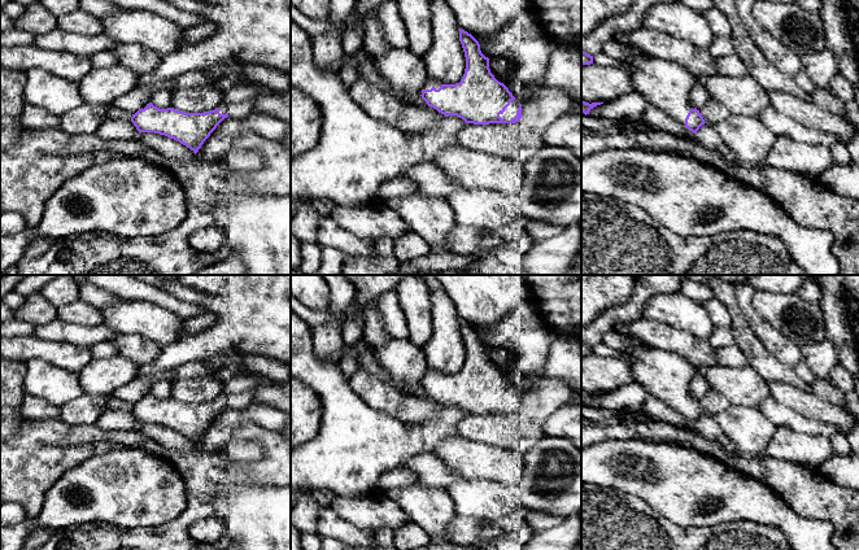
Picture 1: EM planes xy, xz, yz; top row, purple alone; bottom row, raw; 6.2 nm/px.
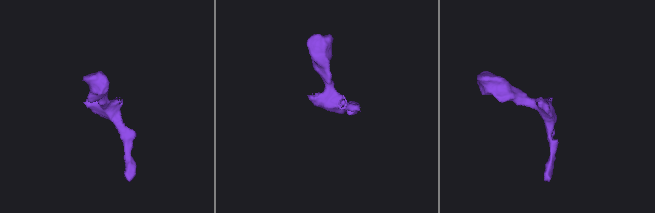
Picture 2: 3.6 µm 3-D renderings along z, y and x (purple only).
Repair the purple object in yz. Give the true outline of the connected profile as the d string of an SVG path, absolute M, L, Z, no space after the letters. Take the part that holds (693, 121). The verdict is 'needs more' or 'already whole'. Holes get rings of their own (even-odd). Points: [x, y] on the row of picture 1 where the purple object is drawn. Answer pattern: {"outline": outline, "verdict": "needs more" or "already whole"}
{"outline": "M644 52L627 60L635 66L631 73L633 91L640 92L647 105L662 109L689 131L697 134L705 125L699 110L690 105L690 91L696 75L677 62L650 57Z", "verdict": "needs more"}

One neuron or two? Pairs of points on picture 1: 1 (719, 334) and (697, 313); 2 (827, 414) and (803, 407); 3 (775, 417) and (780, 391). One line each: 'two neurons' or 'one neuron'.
1: two neurons
2: one neuron
3: two neurons

